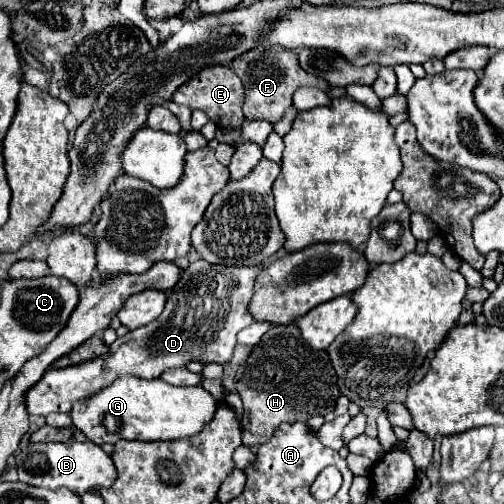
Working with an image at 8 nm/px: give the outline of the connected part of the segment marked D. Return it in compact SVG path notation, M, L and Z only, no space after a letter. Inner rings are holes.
M203 259L193 261L181 273L179 283L167 293L167 305L159 319L155 319L149 327L141 327L119 337L111 345L109 353L99 359L89 359L87 363L71 365L67 369L47 369L45 375L25 393L27 413L69 413L77 399L97 393L121 375L153 379L159 377L167 367L185 367L189 361L227 363L237 343L235 335L253 323L247 305L253 297L253 285L261 269L261 265L223 267L211 265ZM147 333L153 333L153 337Z

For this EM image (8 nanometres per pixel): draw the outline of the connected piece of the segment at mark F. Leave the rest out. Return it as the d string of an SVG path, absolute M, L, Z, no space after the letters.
M255 45L251 51L235 57L231 67L245 85L243 113L245 113L245 119L249 121L265 119L269 123L277 123L283 117L285 109L291 107L291 97L299 87L319 87L323 91L329 89L329 85L323 79L309 75L299 67L297 55L293 51L285 51L281 47L273 47L269 51L269 49L263 49L261 45Z

